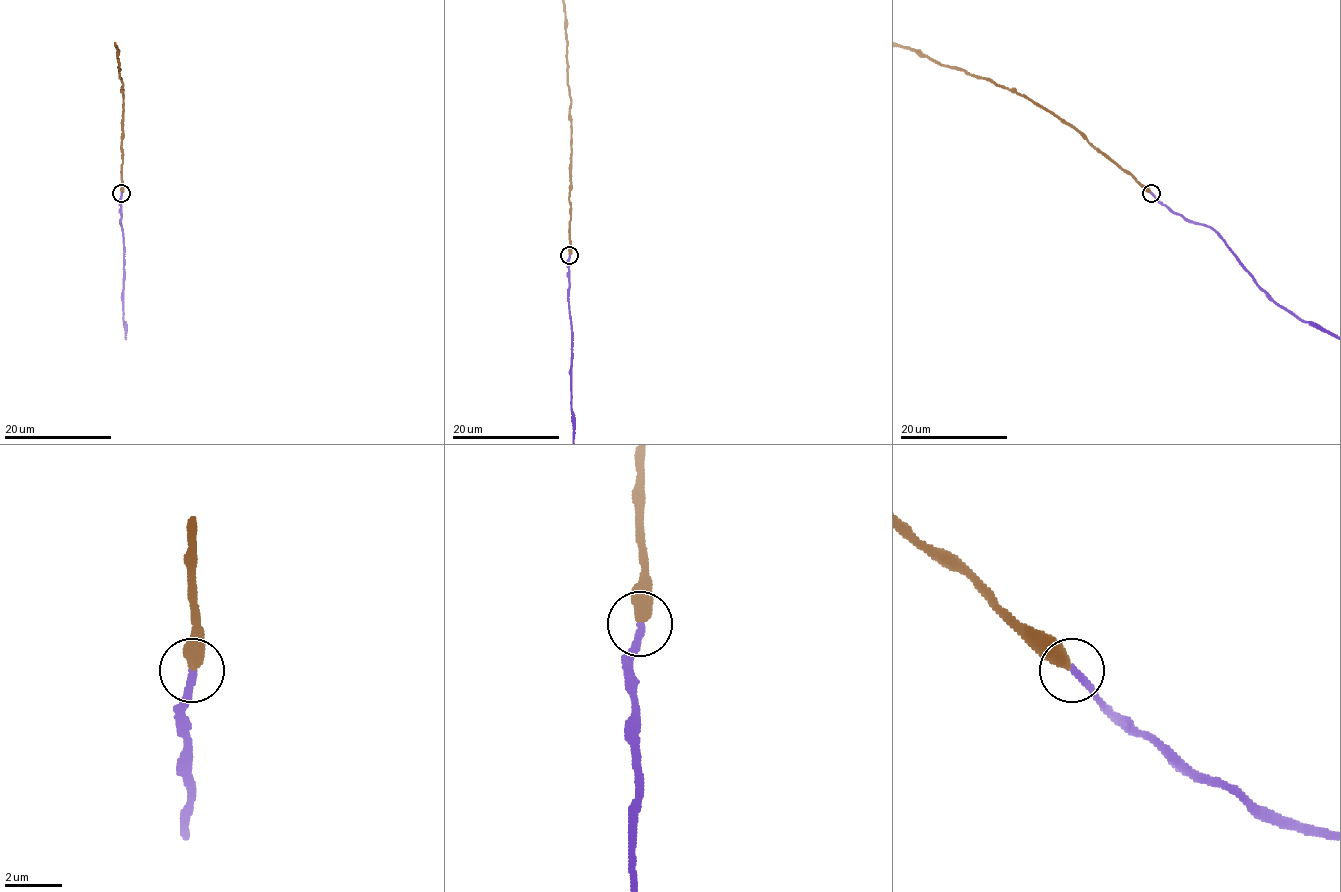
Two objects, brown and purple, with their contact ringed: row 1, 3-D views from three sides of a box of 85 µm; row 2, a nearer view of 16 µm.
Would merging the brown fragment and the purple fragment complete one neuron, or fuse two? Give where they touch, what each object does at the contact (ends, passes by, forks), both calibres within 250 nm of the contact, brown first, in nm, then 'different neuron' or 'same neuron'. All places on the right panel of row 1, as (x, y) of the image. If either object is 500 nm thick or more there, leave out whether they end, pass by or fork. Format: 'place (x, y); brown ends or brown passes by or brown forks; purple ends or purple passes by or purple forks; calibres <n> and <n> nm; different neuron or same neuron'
place (1151, 193); brown ends; purple ends; calibres 480 and 280 nm; same neuron

